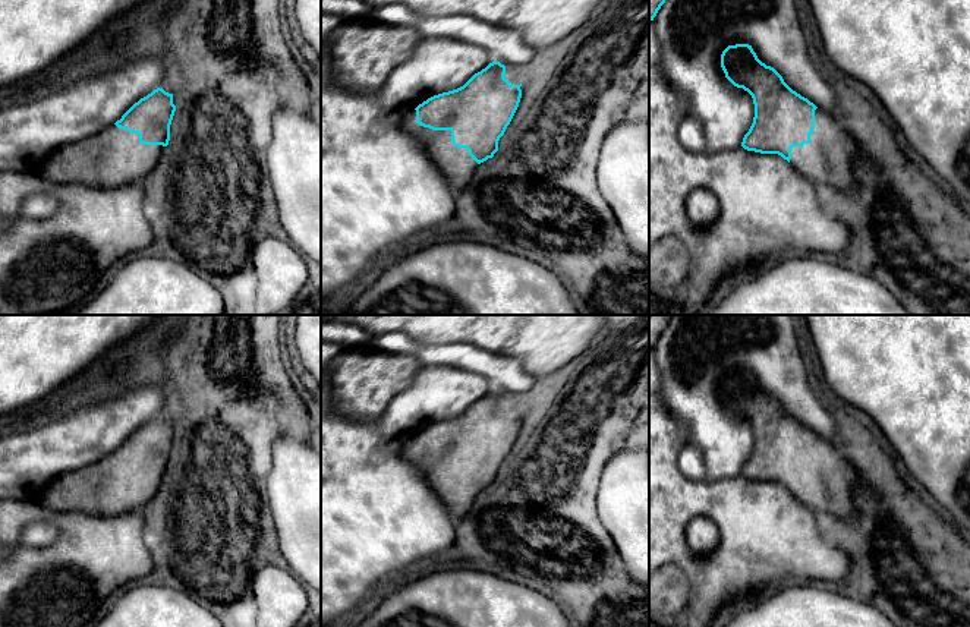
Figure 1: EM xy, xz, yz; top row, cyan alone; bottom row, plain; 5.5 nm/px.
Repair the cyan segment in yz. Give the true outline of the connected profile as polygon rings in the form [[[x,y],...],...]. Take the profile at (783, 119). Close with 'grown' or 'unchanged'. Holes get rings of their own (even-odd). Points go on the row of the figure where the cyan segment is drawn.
[[[728,45],[721,54],[725,78],[737,88],[747,91],[755,104],[755,117],[741,146],[760,154],[778,154],[813,185],[844,192],[856,188],[854,163],[859,148],[851,135],[807,98],[793,91],[782,76],[762,63],[752,45]]]; grown

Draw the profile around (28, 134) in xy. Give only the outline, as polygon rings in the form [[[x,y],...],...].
[[[149,54],[37,101],[0,108],[0,171],[38,170],[60,146],[107,130],[163,79],[163,62]]]

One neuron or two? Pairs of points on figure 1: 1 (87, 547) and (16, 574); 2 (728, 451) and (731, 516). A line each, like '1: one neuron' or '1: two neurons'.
1: one neuron
2: two neurons

